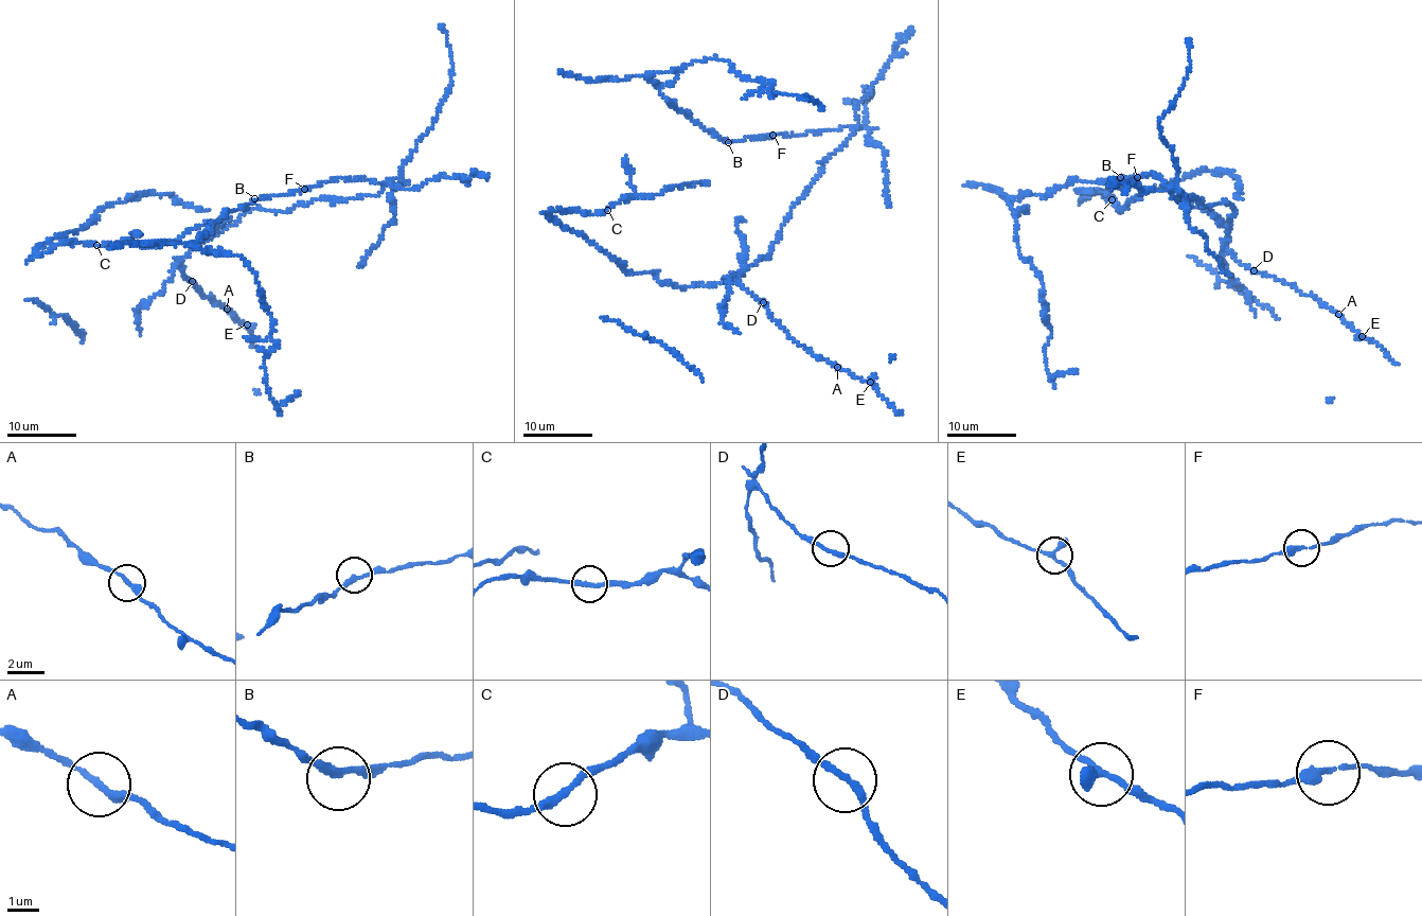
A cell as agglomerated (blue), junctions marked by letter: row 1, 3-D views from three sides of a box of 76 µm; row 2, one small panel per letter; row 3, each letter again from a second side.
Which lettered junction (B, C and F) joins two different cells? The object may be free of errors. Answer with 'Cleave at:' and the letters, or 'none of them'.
Cleave at: F

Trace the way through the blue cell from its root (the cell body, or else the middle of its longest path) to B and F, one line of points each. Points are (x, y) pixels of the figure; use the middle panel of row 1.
B: (819, 173), (822, 162), (845, 145), (857, 127), (819, 134), (768, 134), (728, 142)
F: (819, 173), (822, 162), (845, 145), (857, 127), (772, 136)

